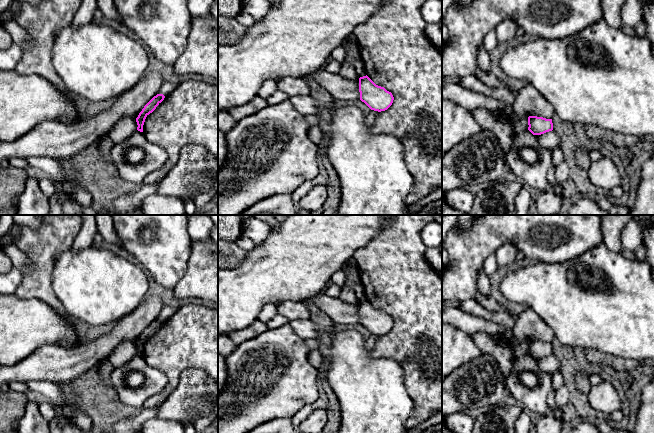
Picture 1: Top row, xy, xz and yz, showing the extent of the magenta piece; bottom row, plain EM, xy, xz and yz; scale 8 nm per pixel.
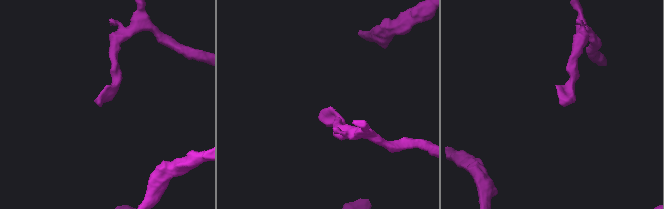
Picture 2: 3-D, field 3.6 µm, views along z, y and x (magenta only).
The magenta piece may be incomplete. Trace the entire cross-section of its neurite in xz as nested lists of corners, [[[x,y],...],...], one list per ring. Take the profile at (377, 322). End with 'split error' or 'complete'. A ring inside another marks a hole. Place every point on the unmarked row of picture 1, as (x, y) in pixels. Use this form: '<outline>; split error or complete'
[[[367,299],[359,302],[359,316],[360,324],[378,336],[387,334],[394,324],[391,316],[376,309]]]; complete

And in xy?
[[[157,318],[144,330],[136,342],[138,355],[143,356],[143,349],[146,341],[156,333],[156,331],[164,324],[164,322],[165,320],[163,318]]]; complete

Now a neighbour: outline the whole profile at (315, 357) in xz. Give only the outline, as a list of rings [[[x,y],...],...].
[[[311,350],[308,354],[309,363],[316,369],[321,368],[324,359],[324,355],[318,350]]]

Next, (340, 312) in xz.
[[[318,294],[305,301],[311,301],[326,313],[334,324],[350,325],[360,324],[359,302],[346,303],[339,298],[330,297],[326,294]]]

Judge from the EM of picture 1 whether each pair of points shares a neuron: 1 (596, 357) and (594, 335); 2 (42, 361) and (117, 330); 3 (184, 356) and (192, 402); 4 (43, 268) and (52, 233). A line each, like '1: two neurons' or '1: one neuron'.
1: two neurons
2: one neuron
3: two neurons
4: one neuron

